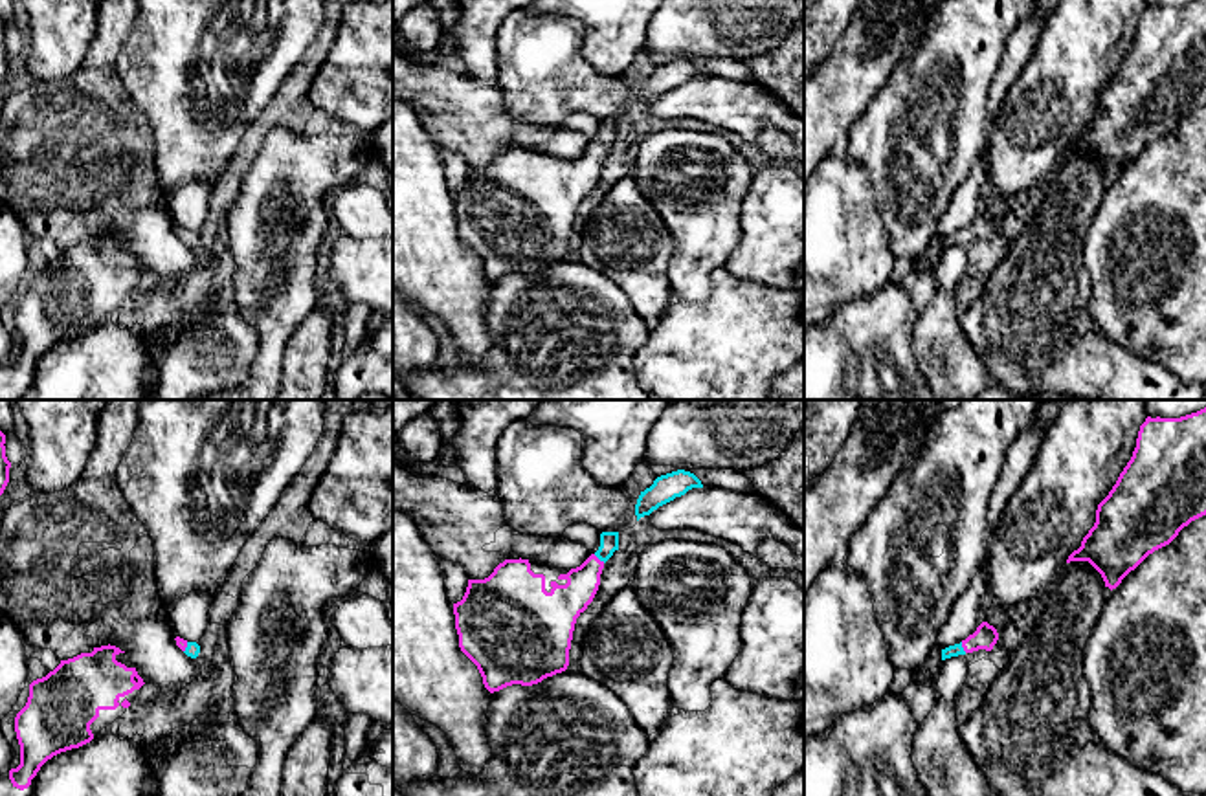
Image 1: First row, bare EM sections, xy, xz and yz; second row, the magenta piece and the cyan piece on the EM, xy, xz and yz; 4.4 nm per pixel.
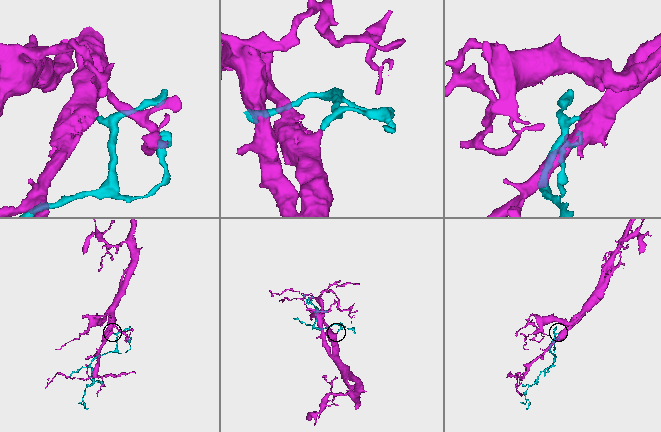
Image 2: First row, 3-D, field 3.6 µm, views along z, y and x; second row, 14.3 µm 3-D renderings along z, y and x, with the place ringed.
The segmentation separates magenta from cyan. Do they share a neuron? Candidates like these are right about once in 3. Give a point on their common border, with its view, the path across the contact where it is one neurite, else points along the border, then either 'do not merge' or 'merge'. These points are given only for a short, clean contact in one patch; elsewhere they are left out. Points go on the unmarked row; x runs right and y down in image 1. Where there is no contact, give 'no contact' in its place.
contact xz (597, 147); merge

